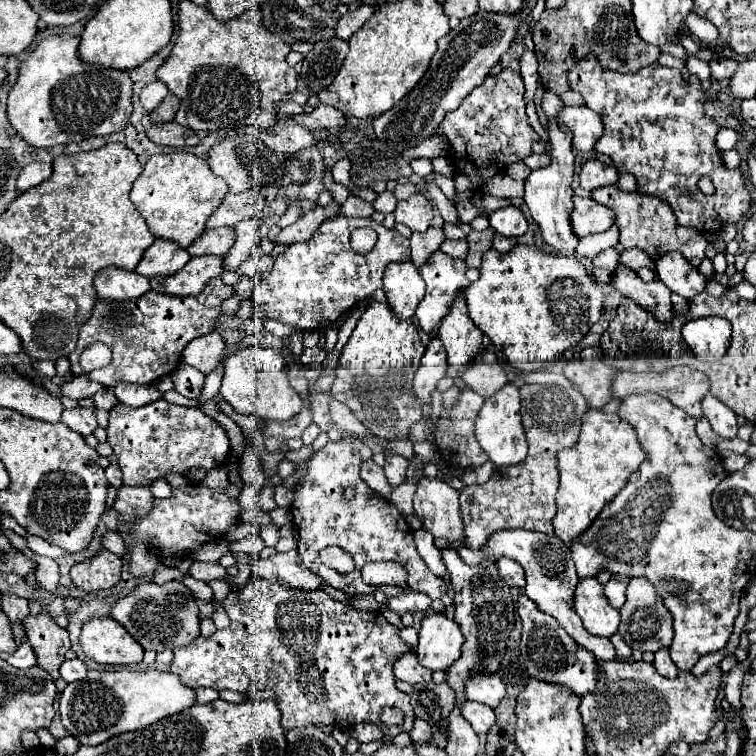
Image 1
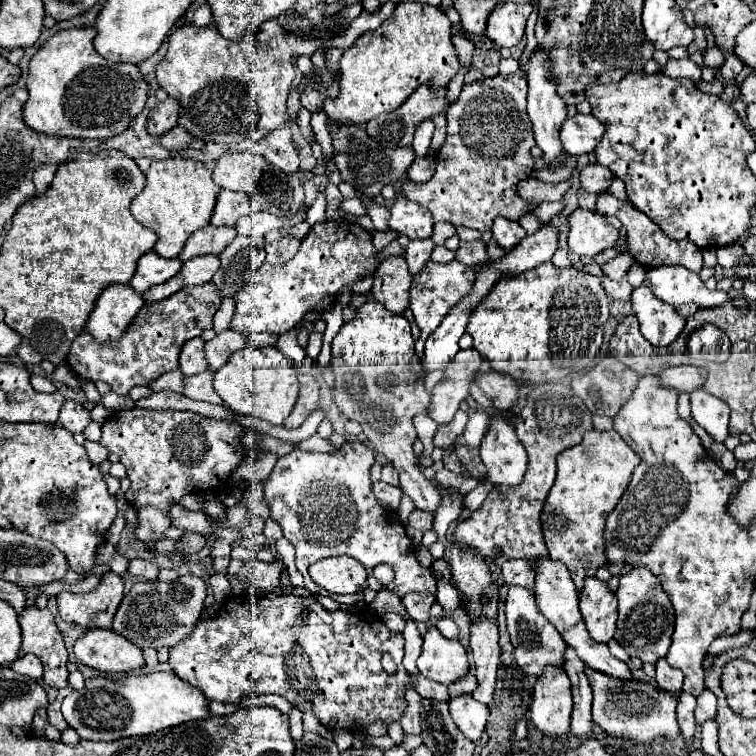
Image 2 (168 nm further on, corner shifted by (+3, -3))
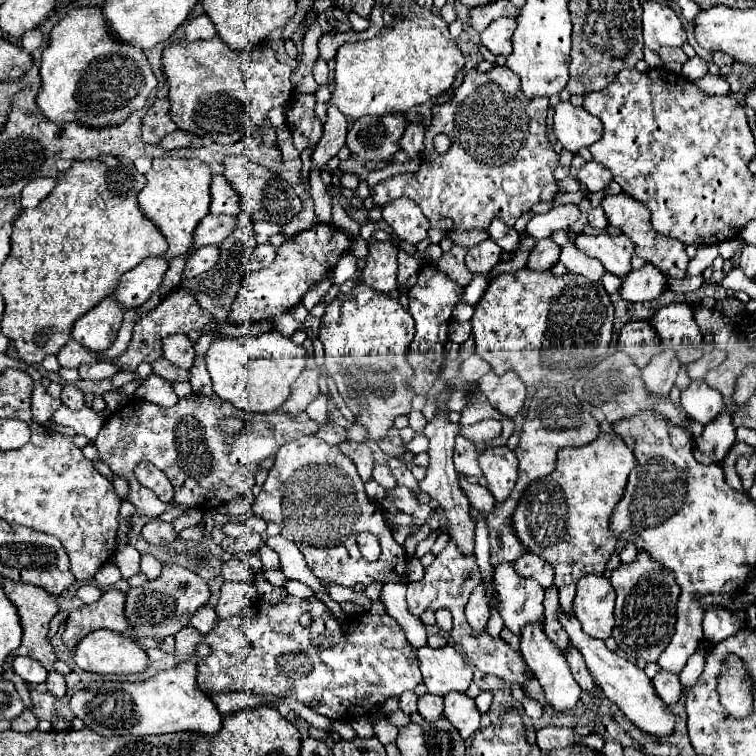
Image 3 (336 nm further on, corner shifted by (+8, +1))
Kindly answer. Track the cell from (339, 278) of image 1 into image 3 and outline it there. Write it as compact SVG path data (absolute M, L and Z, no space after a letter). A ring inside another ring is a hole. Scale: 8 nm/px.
M317 222L313 228L285 240L277 248L277 256L271 266L261 268L257 272L251 272L245 276L241 290L233 302L229 320L235 324L241 324L245 320L259 322L259 320L271 320L293 306L297 306L303 298L303 294L313 288L321 278L325 278L329 272L333 272L337 260L347 252L351 246L351 238L329 224Z

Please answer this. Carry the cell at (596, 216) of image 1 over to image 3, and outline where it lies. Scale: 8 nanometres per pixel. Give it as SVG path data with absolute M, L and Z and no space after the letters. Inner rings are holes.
M579 234L575 238L575 246L591 258L599 258L599 262L605 266L605 272L611 272L615 276L627 276L631 272L633 242L625 234L615 238L609 234Z

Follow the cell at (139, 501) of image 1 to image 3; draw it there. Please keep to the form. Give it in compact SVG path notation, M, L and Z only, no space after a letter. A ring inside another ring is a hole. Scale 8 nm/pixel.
M155 518L151 522L147 522L143 526L143 538L151 544L163 544L163 546L169 546L173 544L173 540L177 538L177 532L173 530L171 524Z

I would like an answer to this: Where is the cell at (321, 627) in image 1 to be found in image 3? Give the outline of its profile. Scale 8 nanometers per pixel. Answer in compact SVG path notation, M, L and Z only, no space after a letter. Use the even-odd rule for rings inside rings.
M285 598L281 604L267 604L263 610L253 604L247 610L219 622L211 634L203 636L193 626L175 634L175 658L185 662L195 654L199 642L207 642L211 653L197 666L197 682L205 694L211 692L249 692L259 696L293 696L317 714L331 720L351 722L359 716L367 716L381 708L389 696L399 696L405 690L415 690L421 684L421 670L417 662L417 652L409 646L405 632L389 614L359 614L347 618L349 634L343 634L343 624L329 612L329 608L319 598L293 600ZM303 612L313 612L315 622L311 626L301 626L299 618Z

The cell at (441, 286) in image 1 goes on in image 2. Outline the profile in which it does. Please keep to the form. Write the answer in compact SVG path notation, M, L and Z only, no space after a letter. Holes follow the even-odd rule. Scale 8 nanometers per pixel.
M452 260L448 264L438 264L438 262L428 262L412 280L412 302L410 302L410 310L414 314L414 320L420 328L420 340L416 342L416 354L422 358L424 352L424 340L440 326L442 318L446 318L446 314L466 296L470 294L470 286L474 286L474 270L470 270L470 266L462 266L460 262Z

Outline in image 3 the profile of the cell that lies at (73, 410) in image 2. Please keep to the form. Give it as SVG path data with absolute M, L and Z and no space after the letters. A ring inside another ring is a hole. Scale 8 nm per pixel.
M65 384L63 392L61 392L61 402L71 408L71 410L79 410L85 406L83 402L83 392L75 386L75 384Z

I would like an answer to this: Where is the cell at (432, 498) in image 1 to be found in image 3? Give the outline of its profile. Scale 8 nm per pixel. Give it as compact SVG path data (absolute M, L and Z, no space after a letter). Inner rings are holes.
M359 284L353 290L339 292L329 306L325 308L325 316L321 318L319 340L325 350L325 368L333 378L341 398L347 408L357 416L357 422L369 430L373 440L379 440L393 428L395 416L411 412L413 390L407 386L407 378L411 376L411 366L407 362L407 350L415 336L415 322L411 314L401 306L399 298L393 294L375 294L371 286Z

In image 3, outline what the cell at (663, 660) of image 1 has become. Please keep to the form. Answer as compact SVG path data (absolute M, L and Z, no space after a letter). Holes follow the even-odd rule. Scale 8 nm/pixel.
M661 670L661 672L653 678L653 686L655 686L659 698L661 698L667 706L677 704L677 700L681 698L681 692L683 692L679 678L677 678L675 674L667 672L667 670Z

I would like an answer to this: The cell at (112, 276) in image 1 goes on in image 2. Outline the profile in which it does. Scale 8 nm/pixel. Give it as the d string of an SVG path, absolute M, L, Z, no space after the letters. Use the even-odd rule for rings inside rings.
M110 284L98 296L86 322L86 330L98 342L118 340L142 306L144 298L134 292L130 284Z

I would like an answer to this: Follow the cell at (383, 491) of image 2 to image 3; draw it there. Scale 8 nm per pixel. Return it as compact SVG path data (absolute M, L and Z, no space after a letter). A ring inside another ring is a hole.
M395 486L393 490L389 490L389 498L395 502L395 506L401 512L415 516L415 518L423 518L423 520L429 518L429 512L431 512L429 504L421 504L413 490L409 490L405 486Z

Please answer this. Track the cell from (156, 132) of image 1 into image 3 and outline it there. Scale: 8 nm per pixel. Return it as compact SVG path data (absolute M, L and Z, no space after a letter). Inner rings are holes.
M175 130L175 132L171 132L169 136L165 136L165 138L159 142L159 146L165 148L165 150L187 148L187 146L195 146L195 148L199 148L199 146L201 146L201 138L195 136L195 134L185 132L185 130Z

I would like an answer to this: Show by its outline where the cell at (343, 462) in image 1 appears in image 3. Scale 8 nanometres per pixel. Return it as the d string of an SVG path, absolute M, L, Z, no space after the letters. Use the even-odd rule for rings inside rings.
M297 438L293 442L287 442L279 448L275 454L273 468L269 470L269 476L255 500L255 514L263 516L263 520L271 520L281 526L281 536L295 542L305 556L307 566L311 572L323 580L323 574L327 574L329 582L335 582L339 586L355 586L355 584L371 584L371 582L405 582L405 550L393 540L391 528L385 522L385 514L381 506L371 500L363 488L363 482L357 474L357 468L349 456L345 456L339 446L331 446L325 440L319 438ZM359 532L373 532L379 538L381 544L381 558L377 562L363 560L359 546L355 542Z

